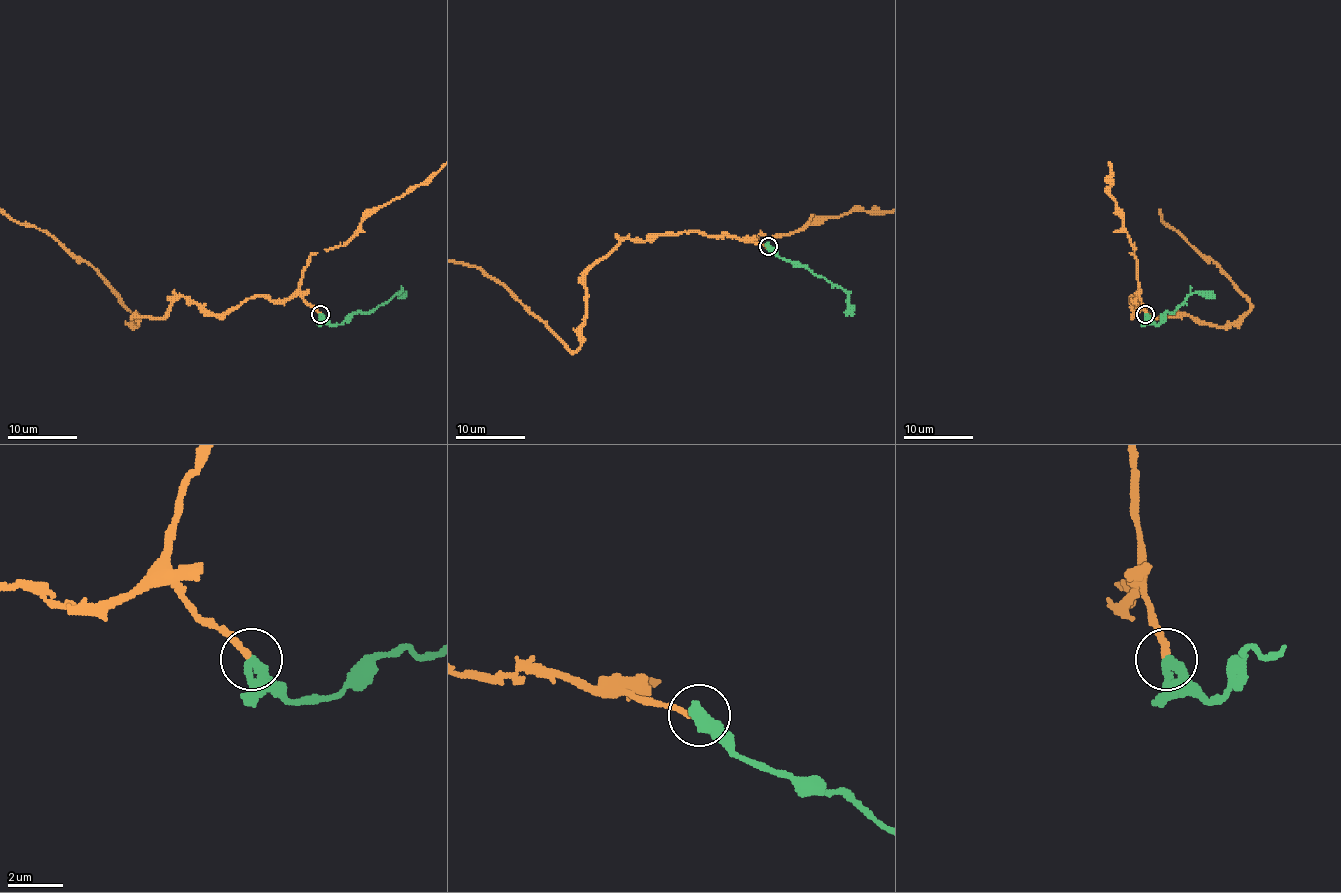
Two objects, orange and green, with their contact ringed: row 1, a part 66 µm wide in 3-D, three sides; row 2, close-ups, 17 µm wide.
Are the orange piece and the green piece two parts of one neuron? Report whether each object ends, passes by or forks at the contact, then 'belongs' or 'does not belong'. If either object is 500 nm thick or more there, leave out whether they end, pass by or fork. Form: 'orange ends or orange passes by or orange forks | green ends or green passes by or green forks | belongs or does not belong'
orange ends | green ends | belongs

